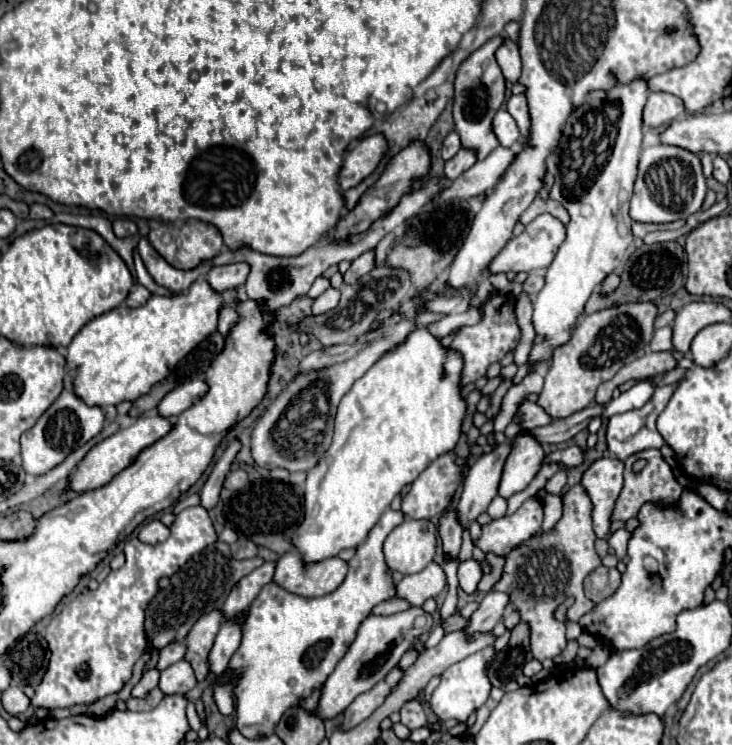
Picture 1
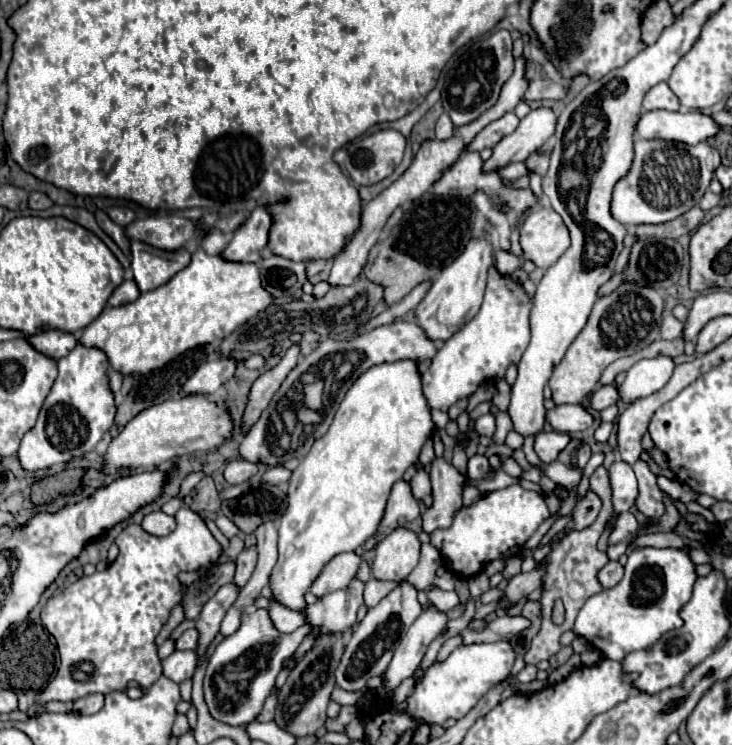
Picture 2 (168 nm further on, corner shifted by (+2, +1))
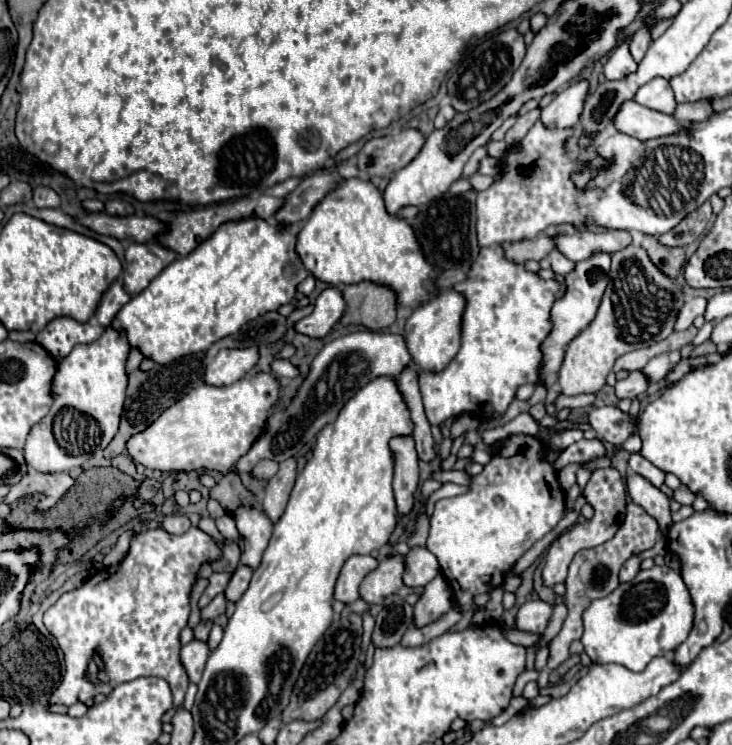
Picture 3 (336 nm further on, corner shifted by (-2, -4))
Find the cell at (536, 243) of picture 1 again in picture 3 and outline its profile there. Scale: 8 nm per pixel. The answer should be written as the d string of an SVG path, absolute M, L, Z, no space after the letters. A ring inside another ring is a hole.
M577 231L573 235L557 235L553 237L555 247L571 261L583 261L593 255L593 251L609 251L615 253L625 249L631 243L631 235L627 231L609 231L609 233L589 233Z

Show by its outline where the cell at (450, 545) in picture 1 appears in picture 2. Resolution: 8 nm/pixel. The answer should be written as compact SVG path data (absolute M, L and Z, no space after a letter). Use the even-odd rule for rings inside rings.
M433 458L429 468L431 488L433 488L433 506L423 514L423 530L431 534L435 528L447 528L451 516L463 506L461 502L461 484L463 476L443 458Z

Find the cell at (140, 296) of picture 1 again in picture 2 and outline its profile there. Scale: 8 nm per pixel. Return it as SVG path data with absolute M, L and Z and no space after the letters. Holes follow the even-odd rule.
M123 280L121 286L115 288L115 292L111 294L109 298L109 306L119 306L119 304L127 304L131 300L137 300L139 296L139 288L135 288L135 282L133 280Z

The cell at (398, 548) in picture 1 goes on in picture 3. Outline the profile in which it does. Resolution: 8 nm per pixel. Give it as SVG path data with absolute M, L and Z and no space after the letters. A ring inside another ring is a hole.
M387 555L361 583L361 597L373 605L403 587L403 555Z

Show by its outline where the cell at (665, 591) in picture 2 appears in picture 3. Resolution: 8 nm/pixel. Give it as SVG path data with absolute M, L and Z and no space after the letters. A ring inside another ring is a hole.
M655 565L649 571L639 571L633 581L619 585L611 595L595 599L583 611L585 631L581 643L585 645L585 653L593 663L619 663L631 671L643 671L651 659L671 655L673 649L687 639L693 625L693 611L695 607L691 605L691 593L683 577L677 571L663 571L663 567Z

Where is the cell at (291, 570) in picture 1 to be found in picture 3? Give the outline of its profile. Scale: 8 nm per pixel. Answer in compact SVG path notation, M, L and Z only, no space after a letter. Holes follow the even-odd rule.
M351 555L335 583L335 593L333 597L337 601L343 601L345 605L351 605L353 601L359 599L359 585L367 573L371 573L377 567L377 559L371 555Z

